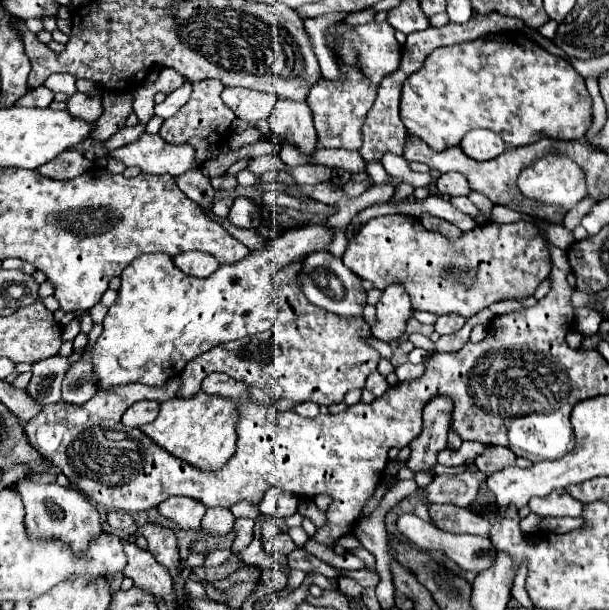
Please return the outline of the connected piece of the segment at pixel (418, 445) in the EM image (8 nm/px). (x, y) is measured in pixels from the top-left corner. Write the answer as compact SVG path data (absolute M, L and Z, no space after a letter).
M445 396L433 398L423 410L423 432L409 444L411 454L407 468L411 472L427 472L433 476L437 454L447 448L447 432L451 424L453 404Z

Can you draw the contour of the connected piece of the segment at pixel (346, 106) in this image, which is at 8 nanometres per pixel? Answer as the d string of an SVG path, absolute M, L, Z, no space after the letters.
M369 22L365 26L349 28L341 26L341 36L337 38L339 58L337 64L343 72L343 80L331 82L321 78L309 92L309 108L315 120L315 130L319 144L323 148L345 148L357 150L361 146L361 126L373 100L377 96L377 86L385 74L391 74L399 66L401 44L395 40L395 30L387 22Z

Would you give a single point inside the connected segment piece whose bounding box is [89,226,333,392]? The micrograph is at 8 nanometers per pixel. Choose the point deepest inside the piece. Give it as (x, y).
(162, 318)

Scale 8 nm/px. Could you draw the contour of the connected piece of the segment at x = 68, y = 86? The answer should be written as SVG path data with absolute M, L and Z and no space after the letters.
M51 74L47 80L45 80L45 86L53 92L65 92L67 96L75 94L77 88L75 88L75 78L69 76L69 74Z

